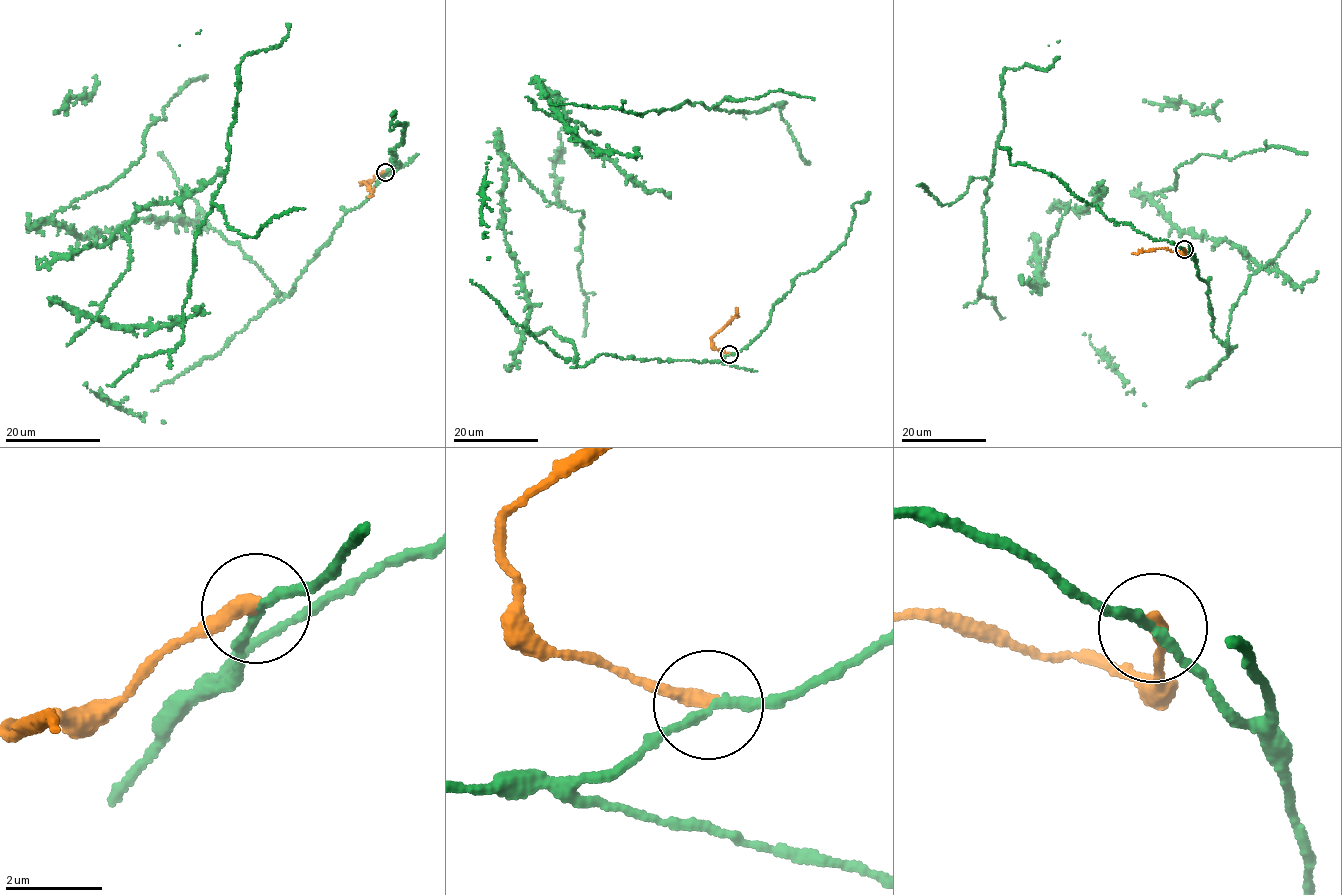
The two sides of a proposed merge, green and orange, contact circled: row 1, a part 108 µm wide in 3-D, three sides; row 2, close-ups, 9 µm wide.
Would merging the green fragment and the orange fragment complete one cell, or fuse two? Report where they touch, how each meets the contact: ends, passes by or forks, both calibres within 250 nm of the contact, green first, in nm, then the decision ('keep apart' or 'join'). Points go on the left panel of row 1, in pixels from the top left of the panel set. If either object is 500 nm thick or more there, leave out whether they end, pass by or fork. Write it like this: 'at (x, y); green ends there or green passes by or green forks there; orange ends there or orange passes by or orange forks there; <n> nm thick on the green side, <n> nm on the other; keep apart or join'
at (385, 172); green passes by; orange ends there; 190 nm thick on the green side, 320 nm on the other; keep apart

